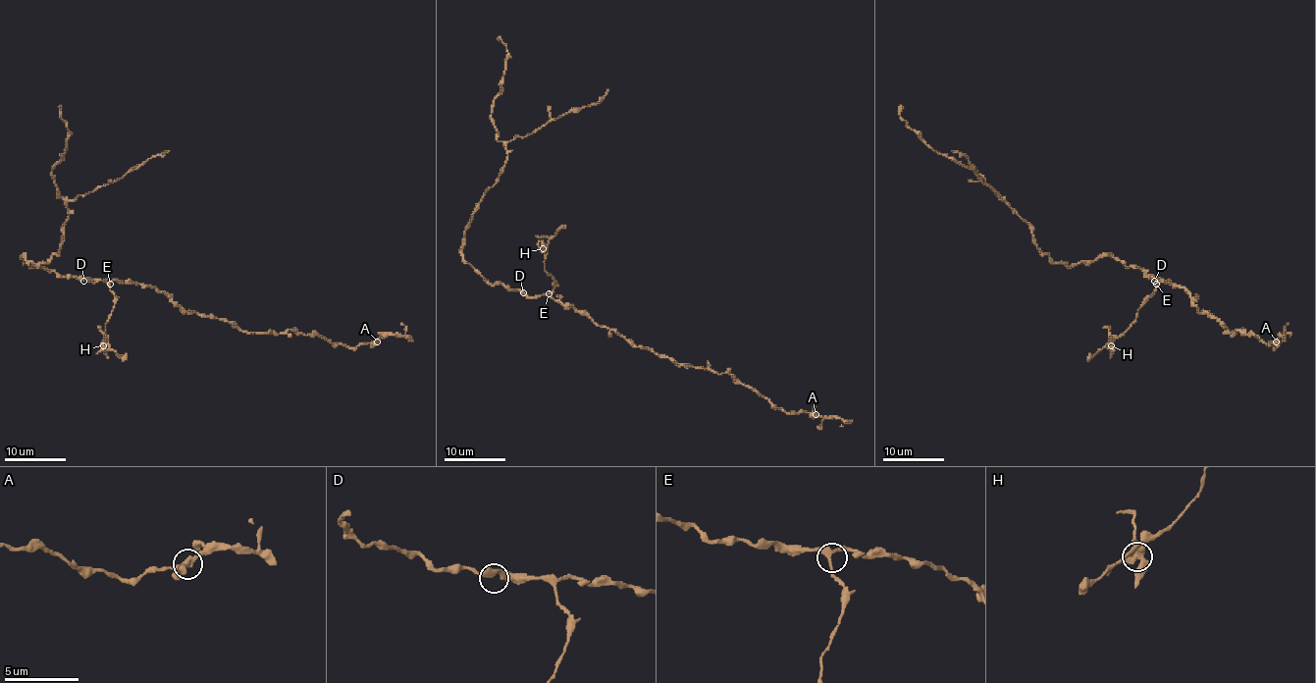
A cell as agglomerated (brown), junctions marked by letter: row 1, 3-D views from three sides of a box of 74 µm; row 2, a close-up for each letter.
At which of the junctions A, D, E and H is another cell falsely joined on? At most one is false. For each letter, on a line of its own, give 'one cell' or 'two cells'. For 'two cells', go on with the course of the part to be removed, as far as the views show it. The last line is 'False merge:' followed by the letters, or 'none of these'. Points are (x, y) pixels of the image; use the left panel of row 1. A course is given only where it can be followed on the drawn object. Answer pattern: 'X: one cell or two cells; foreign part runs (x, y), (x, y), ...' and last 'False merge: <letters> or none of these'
A: one cell
D: one cell
E: one cell
H: two cells; foreign part runs (104, 345), (101, 328)
False merge: H

